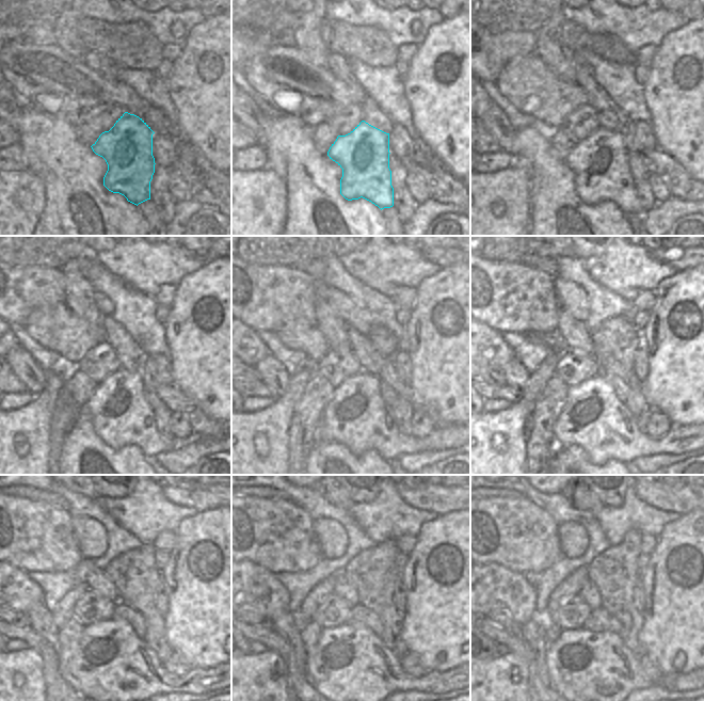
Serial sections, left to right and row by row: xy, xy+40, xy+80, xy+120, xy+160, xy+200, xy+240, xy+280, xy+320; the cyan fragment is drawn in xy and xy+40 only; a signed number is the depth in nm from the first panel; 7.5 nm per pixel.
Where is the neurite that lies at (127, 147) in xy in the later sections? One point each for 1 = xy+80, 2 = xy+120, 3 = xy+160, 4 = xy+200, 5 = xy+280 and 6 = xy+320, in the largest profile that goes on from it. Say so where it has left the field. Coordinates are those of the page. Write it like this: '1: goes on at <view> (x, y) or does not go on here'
1: goes on at xy+80 (600, 162)
2: goes on at xy+120 (121, 414)
3: goes on at xy+160 (356, 416)
4: goes on at xy+200 (594, 418)
5: goes on at xy+280 (350, 664)
6: goes on at xy+320 (584, 666)

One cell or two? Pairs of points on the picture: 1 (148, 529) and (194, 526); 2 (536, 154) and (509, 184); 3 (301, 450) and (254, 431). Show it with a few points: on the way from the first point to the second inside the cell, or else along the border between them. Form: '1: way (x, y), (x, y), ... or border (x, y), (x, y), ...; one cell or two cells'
1: border (197, 513), (187, 516), (175, 531); two cells
2: border (515, 156), (522, 156), (529, 162), (529, 187); two cells
3: border (291, 420), (289, 427), (288, 463); two cells

